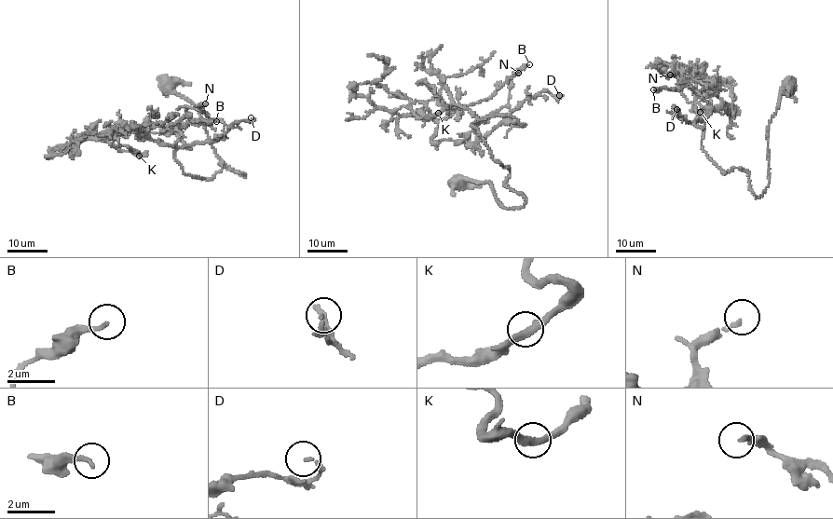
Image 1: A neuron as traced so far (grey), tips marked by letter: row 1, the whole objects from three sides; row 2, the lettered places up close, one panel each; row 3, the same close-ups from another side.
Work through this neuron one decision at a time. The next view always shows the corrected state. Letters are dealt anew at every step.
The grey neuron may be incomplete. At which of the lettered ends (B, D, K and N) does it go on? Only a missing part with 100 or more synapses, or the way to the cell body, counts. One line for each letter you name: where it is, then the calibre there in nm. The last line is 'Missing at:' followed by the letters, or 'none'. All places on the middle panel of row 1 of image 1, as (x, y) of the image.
Missing at: none

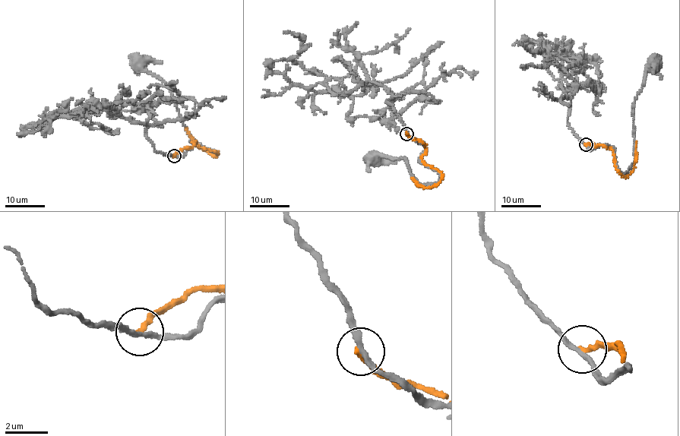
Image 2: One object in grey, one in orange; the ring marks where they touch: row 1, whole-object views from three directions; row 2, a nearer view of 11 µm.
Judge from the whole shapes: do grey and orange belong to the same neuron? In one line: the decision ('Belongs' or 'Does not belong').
Does not belong

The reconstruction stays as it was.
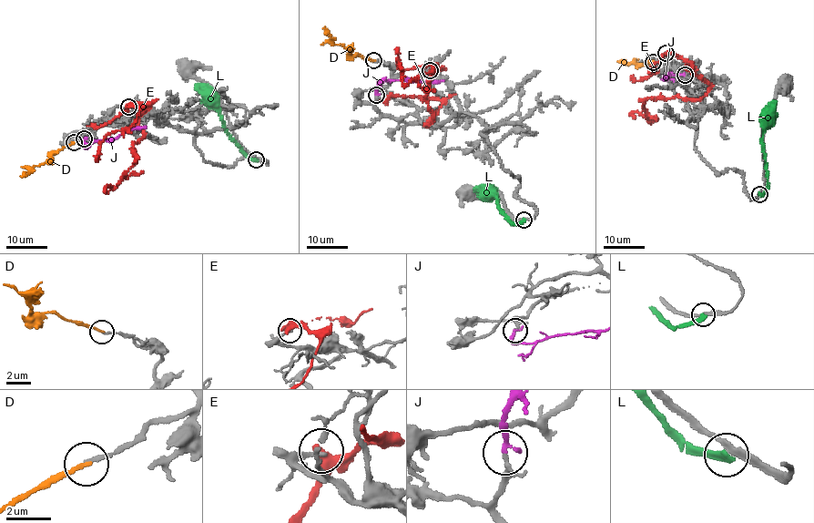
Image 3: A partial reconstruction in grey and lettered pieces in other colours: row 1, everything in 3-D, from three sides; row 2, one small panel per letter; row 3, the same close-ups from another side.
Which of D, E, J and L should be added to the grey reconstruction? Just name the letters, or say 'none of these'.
D, J

